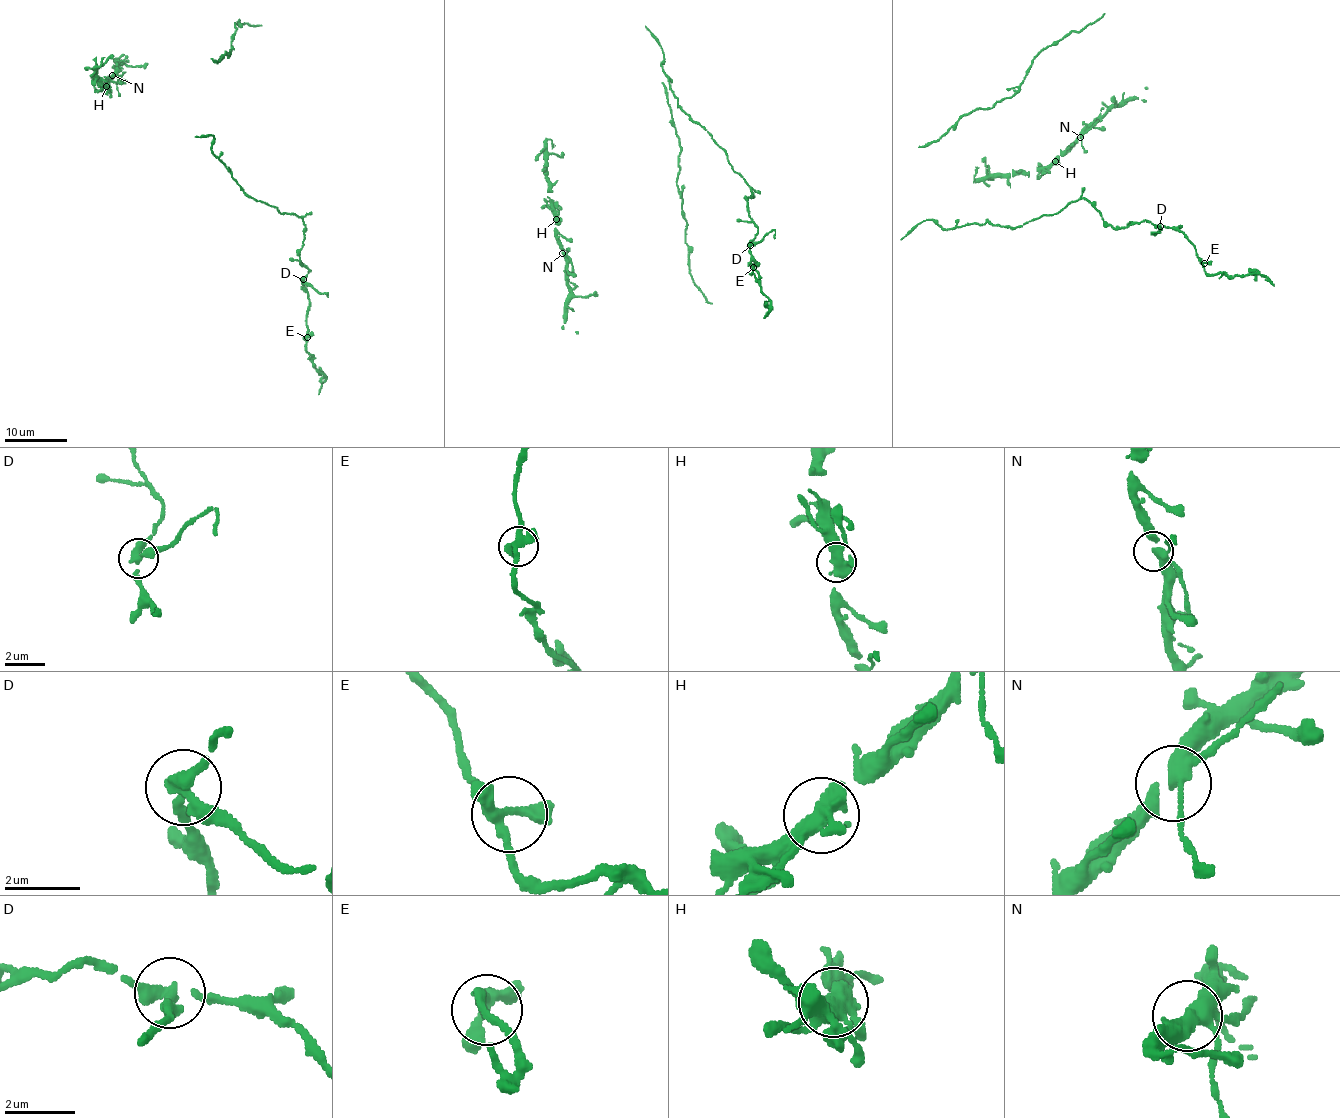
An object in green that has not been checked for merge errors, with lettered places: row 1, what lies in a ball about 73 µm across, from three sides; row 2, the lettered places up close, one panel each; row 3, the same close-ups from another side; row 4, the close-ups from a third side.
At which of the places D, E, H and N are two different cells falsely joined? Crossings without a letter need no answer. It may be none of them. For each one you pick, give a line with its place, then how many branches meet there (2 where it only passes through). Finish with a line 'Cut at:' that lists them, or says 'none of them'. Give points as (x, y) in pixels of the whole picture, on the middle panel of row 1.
D: Place: (750, 245). Branches: 3
Cut at: D

